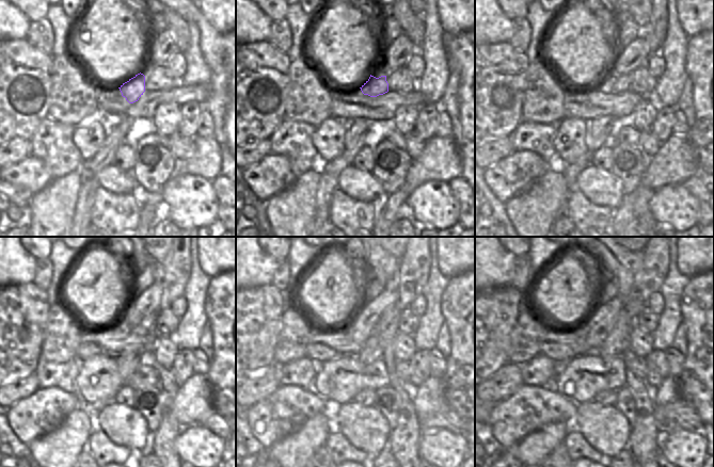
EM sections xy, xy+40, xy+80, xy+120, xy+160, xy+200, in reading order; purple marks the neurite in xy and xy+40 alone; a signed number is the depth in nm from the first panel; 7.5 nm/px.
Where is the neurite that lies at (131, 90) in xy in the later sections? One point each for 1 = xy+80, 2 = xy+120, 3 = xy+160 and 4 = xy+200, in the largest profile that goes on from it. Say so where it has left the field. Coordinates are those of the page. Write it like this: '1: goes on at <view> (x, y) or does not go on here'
1: goes on at xy+80 (620, 84)
2: goes on at xy+120 (146, 328)
3: goes on at xy+160 (387, 328)
4: goes on at xy+200 (634, 304)

